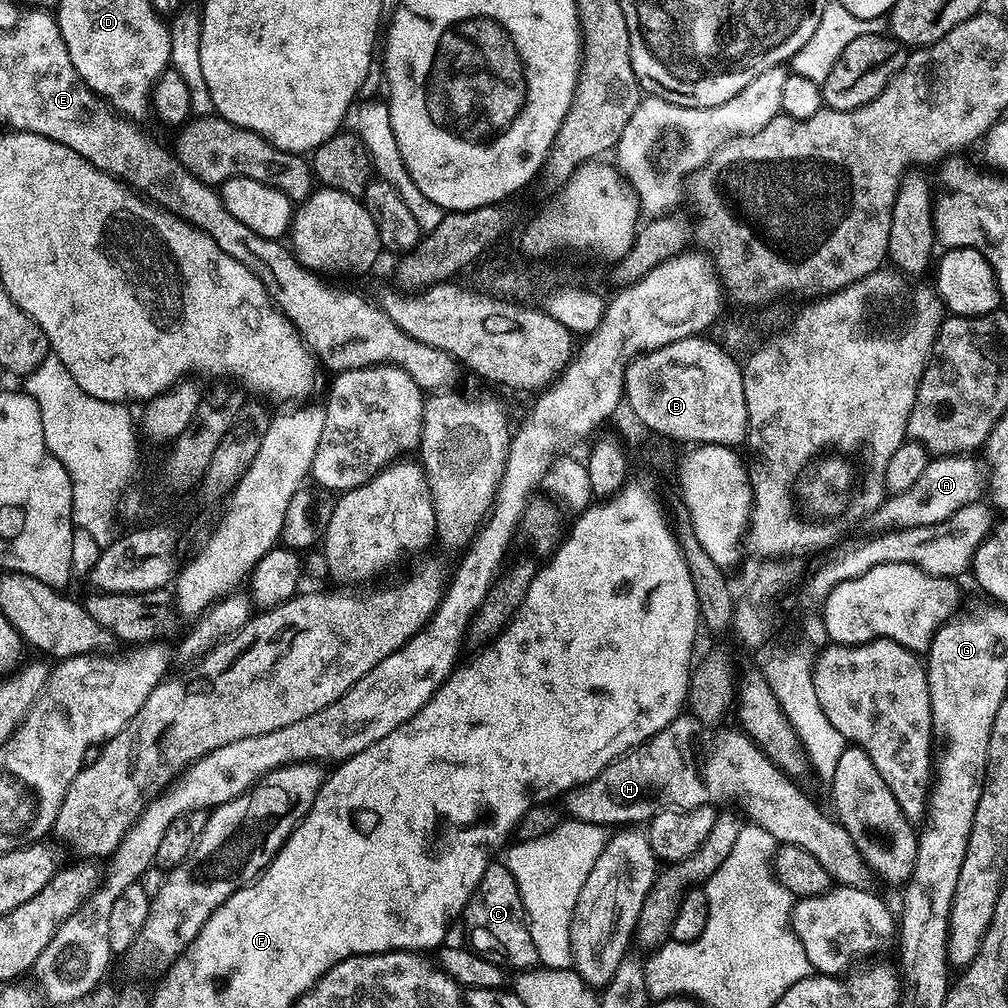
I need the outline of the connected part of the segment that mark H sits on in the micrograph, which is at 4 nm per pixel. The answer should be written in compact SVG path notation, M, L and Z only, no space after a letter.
M691 714L677 716L674 722L670 722L670 726L666 726L661 732L654 734L646 743L639 744L637 748L632 749L625 756L619 756L613 764L606 766L606 770L602 770L602 774L598 774L598 778L585 784L579 784L577 788L571 788L563 797L563 811L573 820L581 820L591 824L636 826L639 825L636 824L639 820L641 822L647 821L657 806L667 806L672 810L687 810L709 806L732 806L732 803L736 803L735 807L745 817L748 815L747 819L751 823L766 830L766 834L773 836L780 844L796 844L802 850L806 850L806 854L814 854L814 858L818 858L818 863L822 865L822 870L826 870L829 881L858 890L869 890L873 887L872 872L869 870L867 862L858 854L858 846L854 846L854 838L850 838L850 834L841 826L840 821L829 813L828 817L796 785L799 783L787 772L783 772L744 731L718 733L716 741L712 744L712 749L708 752L708 757L704 760L704 752L700 749L699 742L696 741L696 735L699 734L700 728L702 728L701 721L697 720L695 716Z

